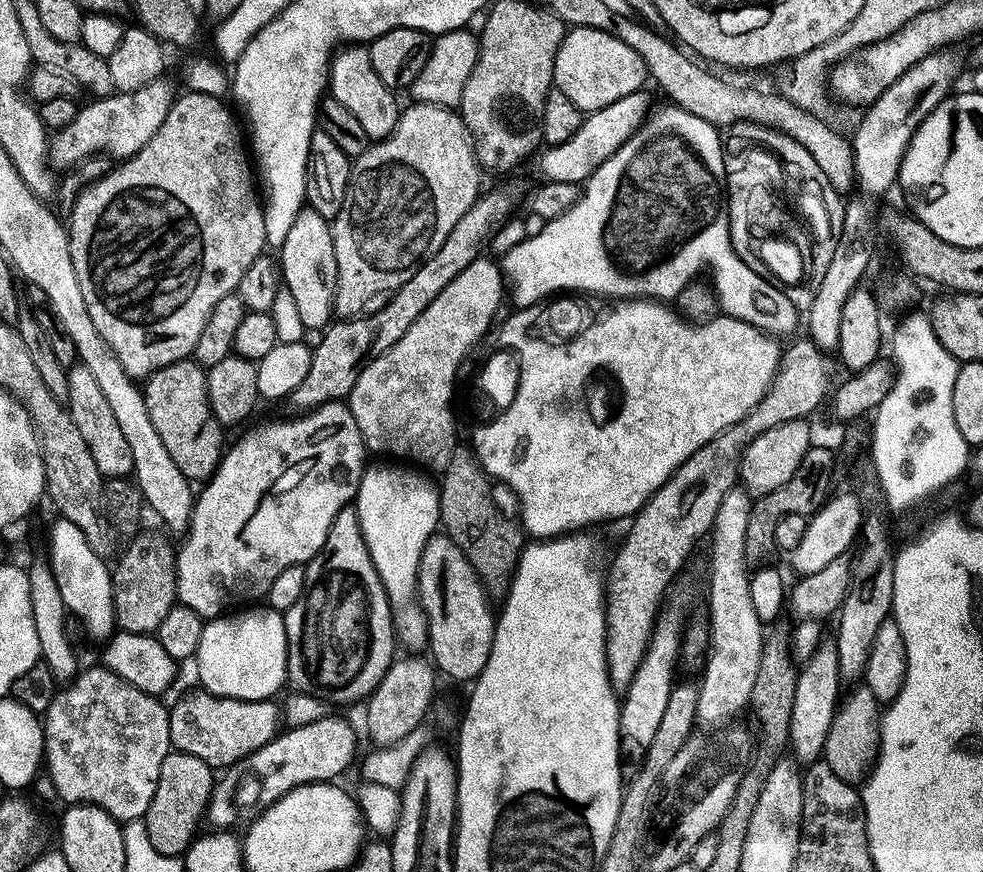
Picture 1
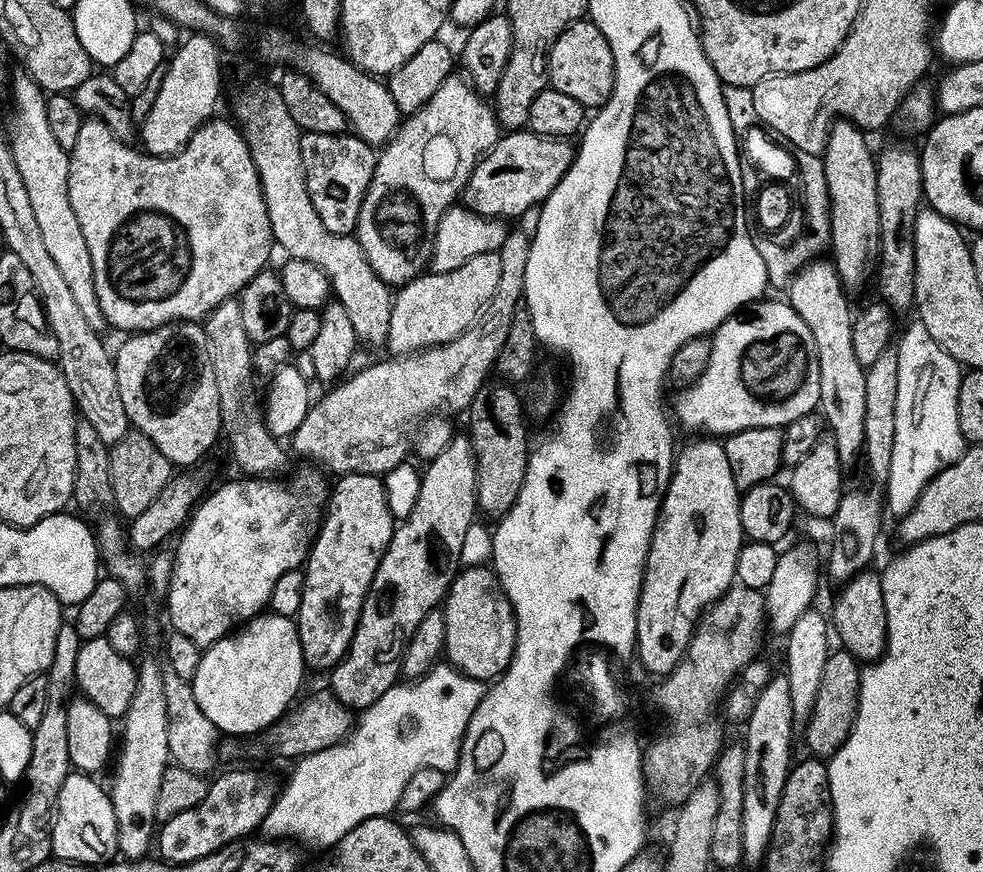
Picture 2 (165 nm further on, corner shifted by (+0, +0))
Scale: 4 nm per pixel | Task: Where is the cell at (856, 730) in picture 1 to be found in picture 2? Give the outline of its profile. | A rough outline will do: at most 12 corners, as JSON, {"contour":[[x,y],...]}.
{"contour":[[829,653],[804,740],[831,758],[856,718],[861,665]]}

